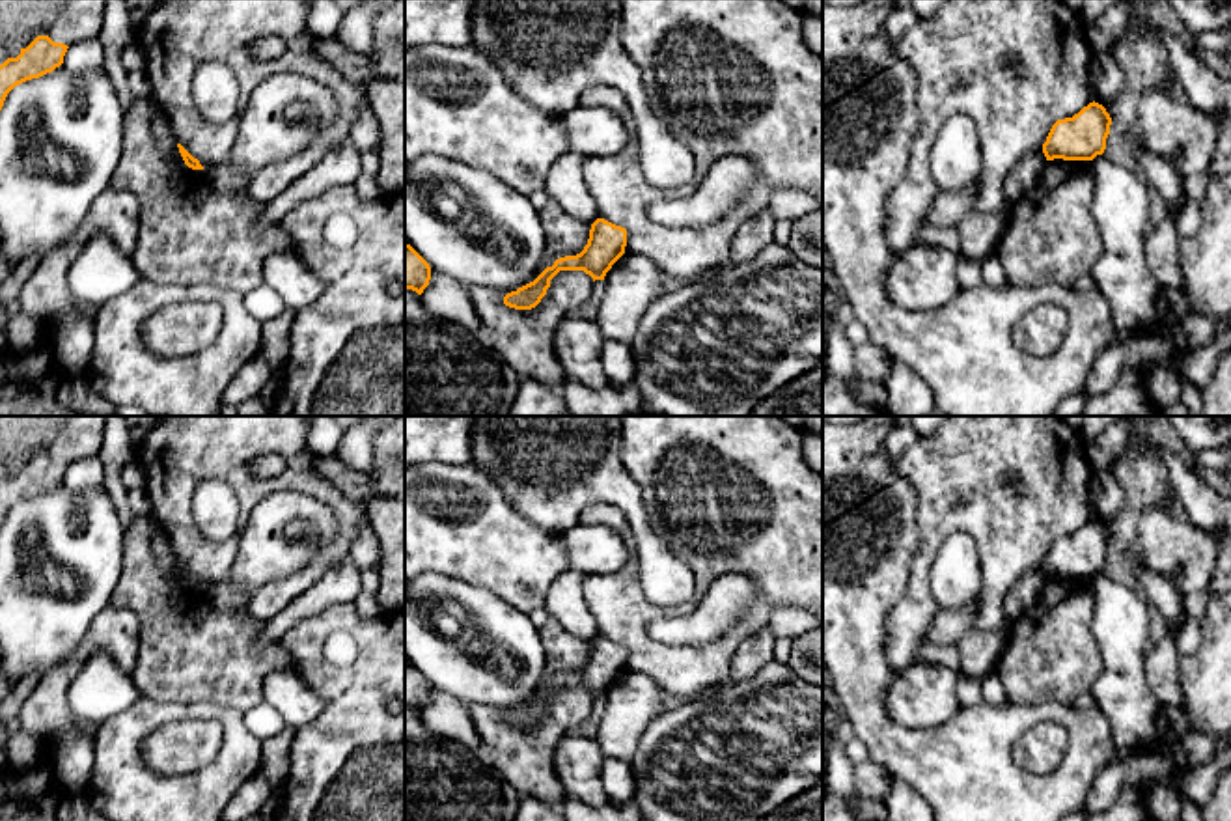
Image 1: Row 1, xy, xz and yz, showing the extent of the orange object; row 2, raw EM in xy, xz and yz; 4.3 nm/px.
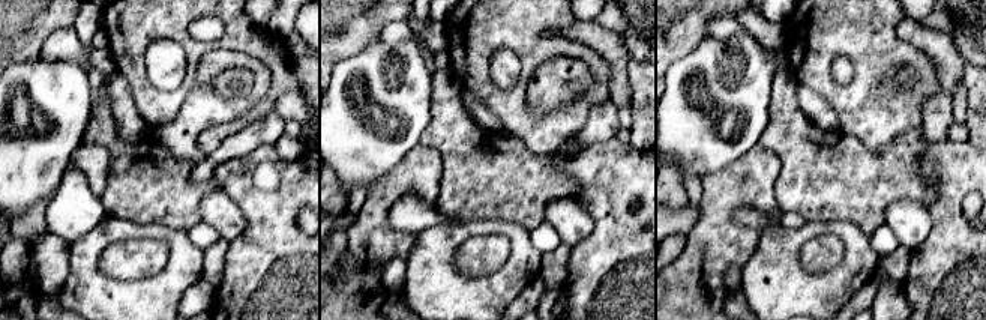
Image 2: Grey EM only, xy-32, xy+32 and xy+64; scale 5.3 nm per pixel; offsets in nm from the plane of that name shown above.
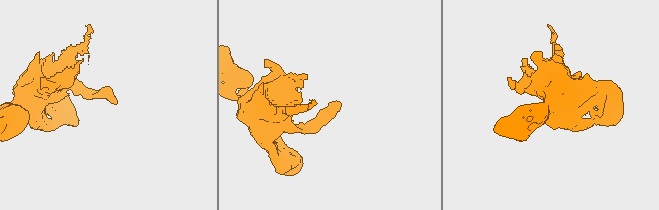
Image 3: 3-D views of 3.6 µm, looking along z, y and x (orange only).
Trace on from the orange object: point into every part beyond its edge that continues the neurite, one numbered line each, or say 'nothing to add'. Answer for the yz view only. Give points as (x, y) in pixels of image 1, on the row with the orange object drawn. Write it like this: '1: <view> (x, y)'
nothing to add

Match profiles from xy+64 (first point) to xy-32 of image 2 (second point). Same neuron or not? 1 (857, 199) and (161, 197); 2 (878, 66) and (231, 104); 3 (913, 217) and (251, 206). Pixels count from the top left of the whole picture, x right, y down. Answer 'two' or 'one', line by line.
1: one
2: two
3: two

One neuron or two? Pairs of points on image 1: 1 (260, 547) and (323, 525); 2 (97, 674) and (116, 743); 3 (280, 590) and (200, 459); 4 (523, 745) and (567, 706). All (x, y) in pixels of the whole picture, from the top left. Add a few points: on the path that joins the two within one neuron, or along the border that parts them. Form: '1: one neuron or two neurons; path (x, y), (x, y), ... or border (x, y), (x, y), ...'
1: one neuron; path (269, 530), (288, 512), (306, 512)
2: two neurons; border (140, 696), (99, 726)
3: one neuron; path (338, 545), (344, 512), (319, 487), (258, 484)
4: one neuron; path (534, 741), (558, 717)

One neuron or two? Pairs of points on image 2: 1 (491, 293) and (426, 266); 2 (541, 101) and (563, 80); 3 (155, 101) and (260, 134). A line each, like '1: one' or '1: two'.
1: one
2: one
3: two

